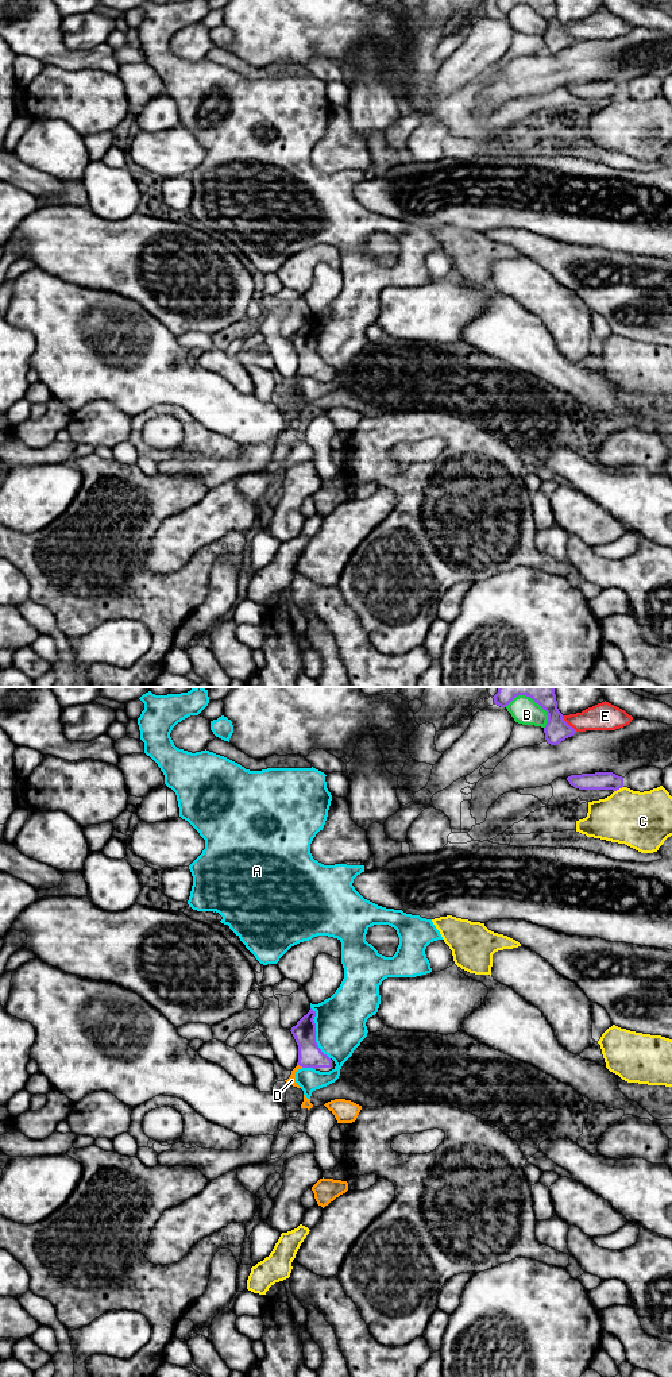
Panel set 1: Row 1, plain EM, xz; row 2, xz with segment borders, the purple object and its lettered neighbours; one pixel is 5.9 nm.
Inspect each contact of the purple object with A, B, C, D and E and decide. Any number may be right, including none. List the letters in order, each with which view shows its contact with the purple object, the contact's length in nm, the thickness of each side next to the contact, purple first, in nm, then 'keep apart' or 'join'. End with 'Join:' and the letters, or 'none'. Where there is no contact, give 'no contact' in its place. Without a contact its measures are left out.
A: meets purple in xz; contact 340 nm long; 140 nm thick on the purple side, 300 nm on the other; keep apart
B: meets purple in xz; contact 280 nm long; 160 nm thick on the purple side, 160 nm on the other; keep apart
C: meets purple in xz; contact 70 nm long; 110 nm thick on the purple side, 340 nm on the other; keep apart
D: meets purple in xz; contact 40 nm long; 140 nm thick on the purple side, 50 nm on the other; join
E: meets purple in xz; contact 130 nm long; 150 nm thick on the purple side, 160 nm on the other; keep apart
Join: D

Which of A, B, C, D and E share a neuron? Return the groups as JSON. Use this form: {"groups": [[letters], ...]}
{"groups": [["A"], ["B"], ["C"], ["D"], ["E"]]}

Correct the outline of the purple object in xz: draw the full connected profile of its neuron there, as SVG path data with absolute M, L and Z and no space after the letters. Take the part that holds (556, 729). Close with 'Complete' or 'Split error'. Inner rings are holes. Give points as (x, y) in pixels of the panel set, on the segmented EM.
M499 687L493 698L495 705L506 707L518 695L532 698L547 711L548 721L544 733L548 744L557 745L576 733L559 711L553 687Z. Complete

